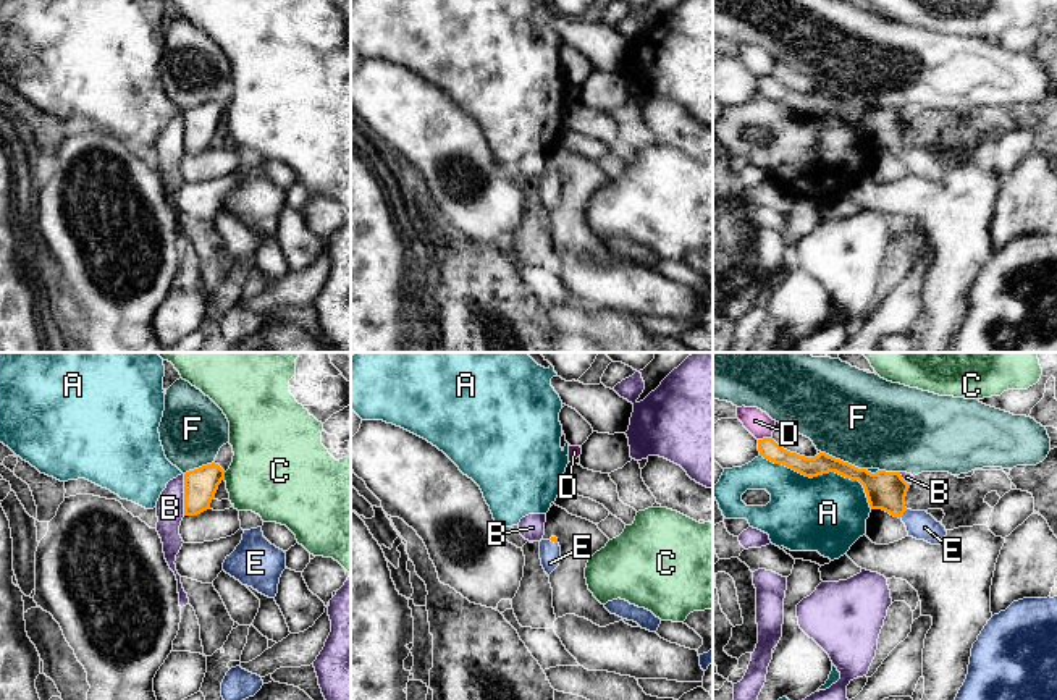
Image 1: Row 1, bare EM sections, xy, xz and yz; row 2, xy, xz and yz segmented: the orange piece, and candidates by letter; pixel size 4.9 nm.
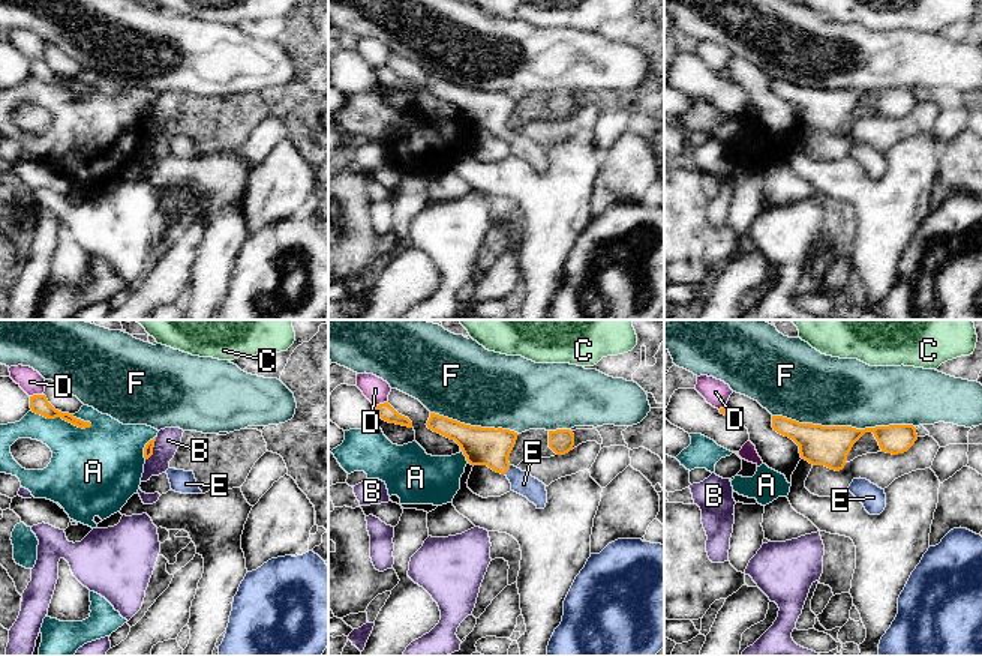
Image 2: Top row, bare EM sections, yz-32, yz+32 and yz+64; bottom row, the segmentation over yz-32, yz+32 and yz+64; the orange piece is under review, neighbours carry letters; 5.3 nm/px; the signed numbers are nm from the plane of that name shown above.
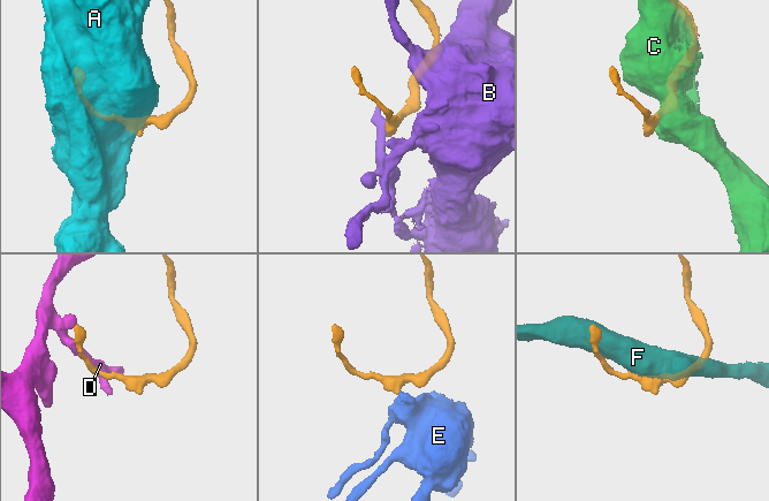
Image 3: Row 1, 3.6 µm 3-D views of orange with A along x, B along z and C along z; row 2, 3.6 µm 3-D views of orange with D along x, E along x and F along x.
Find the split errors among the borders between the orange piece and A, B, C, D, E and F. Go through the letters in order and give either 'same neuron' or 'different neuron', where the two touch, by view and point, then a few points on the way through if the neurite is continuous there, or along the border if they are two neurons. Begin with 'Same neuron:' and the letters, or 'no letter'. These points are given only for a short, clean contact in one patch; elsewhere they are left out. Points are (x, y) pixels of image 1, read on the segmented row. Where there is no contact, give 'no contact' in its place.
Same neuron: E
A: different neuron | yz (823, 472)
B: different neuron | xy (185, 495) | along xy (183, 474), (185, 514)
C: different neuron | xy (223, 476)
D: different neuron | yz (763, 438)
E: same neuron | yz (902, 514) | across yz (884, 490), (902, 514), (922, 526)
F: different neuron | yz (842, 461)

